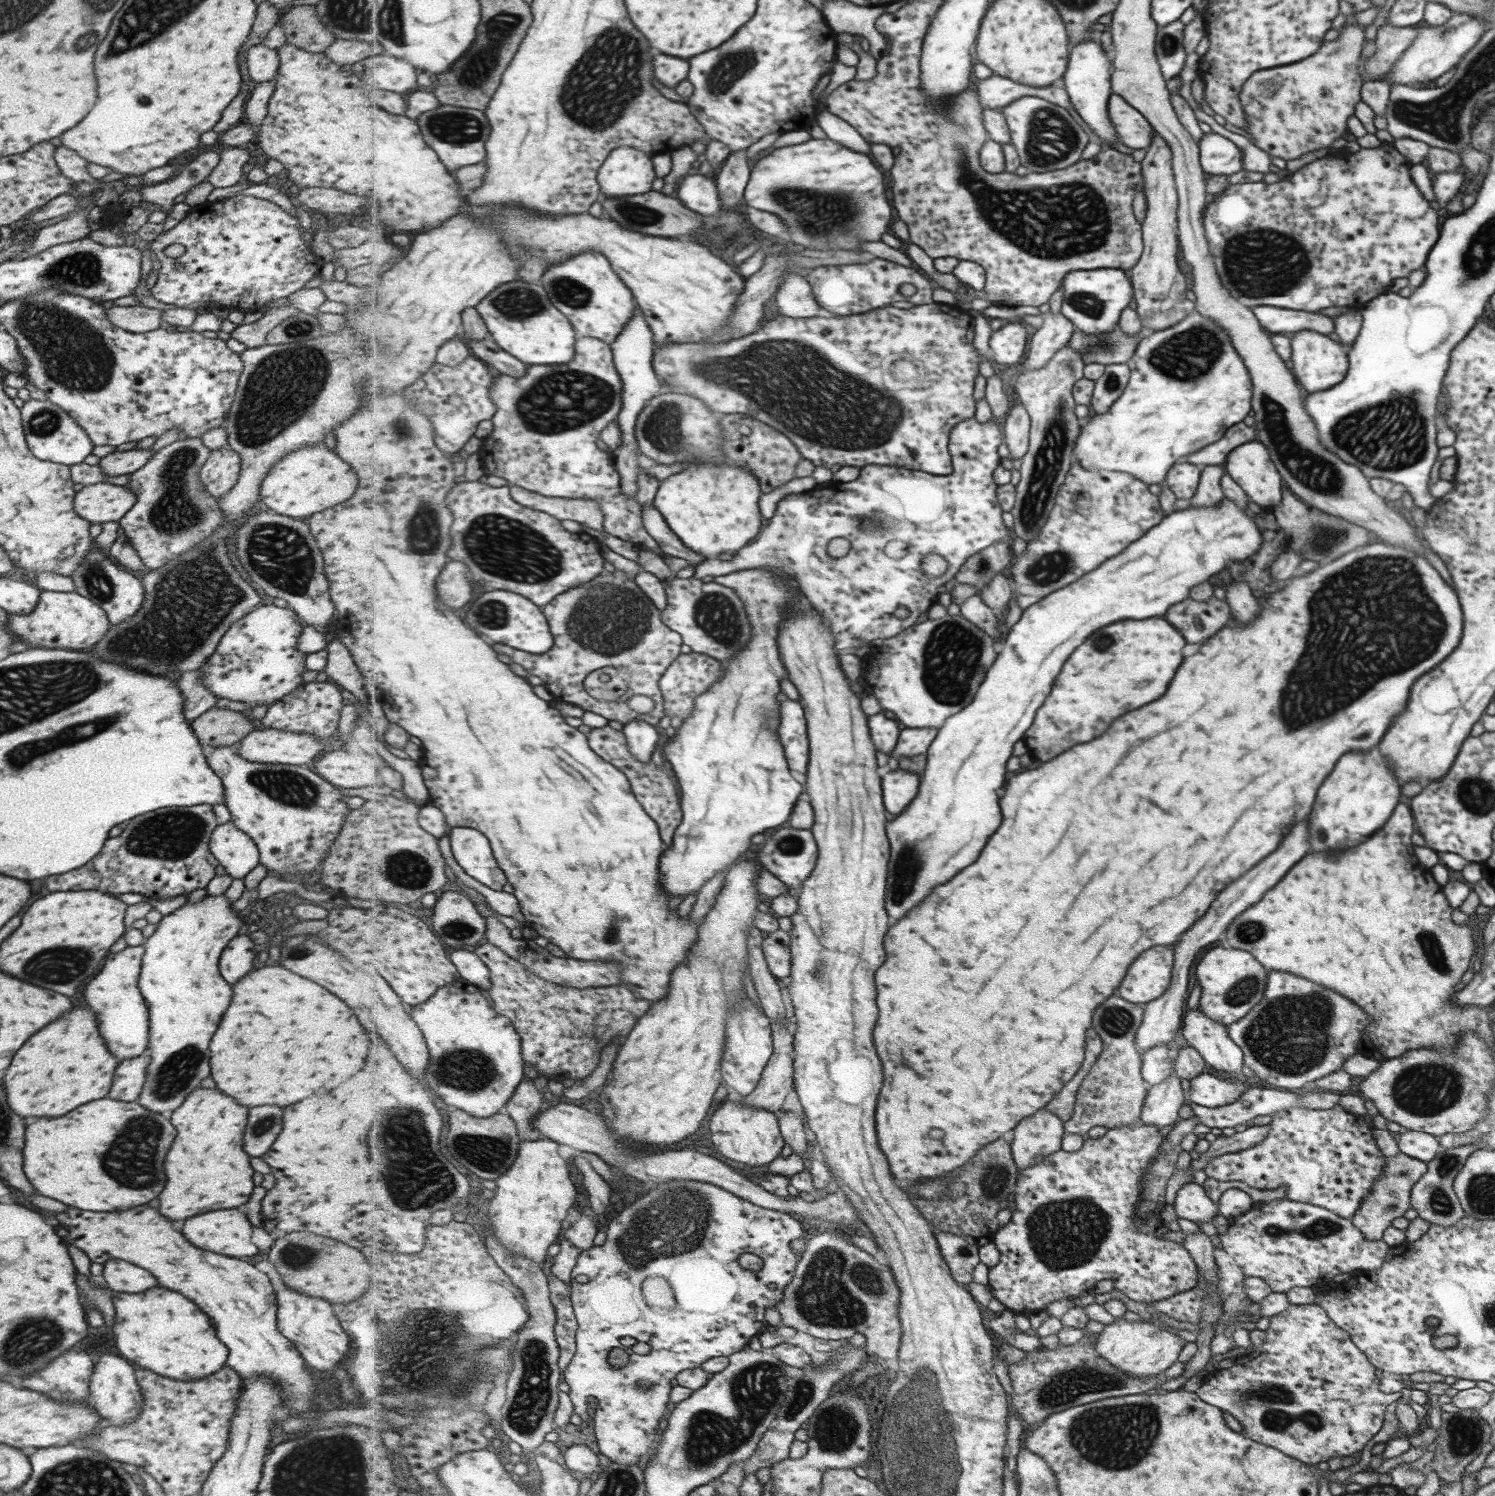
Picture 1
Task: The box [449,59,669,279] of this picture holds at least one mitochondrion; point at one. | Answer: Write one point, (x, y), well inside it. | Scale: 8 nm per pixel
(641, 215)

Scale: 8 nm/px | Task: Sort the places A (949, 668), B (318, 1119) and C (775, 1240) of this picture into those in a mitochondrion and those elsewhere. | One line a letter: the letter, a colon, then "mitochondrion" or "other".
A: mitochondrion
B: other
C: other

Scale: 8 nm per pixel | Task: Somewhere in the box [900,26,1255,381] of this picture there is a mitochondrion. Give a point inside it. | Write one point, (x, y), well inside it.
(1082, 224)

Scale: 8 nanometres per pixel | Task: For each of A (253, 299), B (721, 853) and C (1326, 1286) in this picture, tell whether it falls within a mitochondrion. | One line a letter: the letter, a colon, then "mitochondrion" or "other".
A: other
B: other
C: other

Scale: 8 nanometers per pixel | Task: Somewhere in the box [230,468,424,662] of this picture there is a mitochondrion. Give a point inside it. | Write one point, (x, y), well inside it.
(291, 566)

